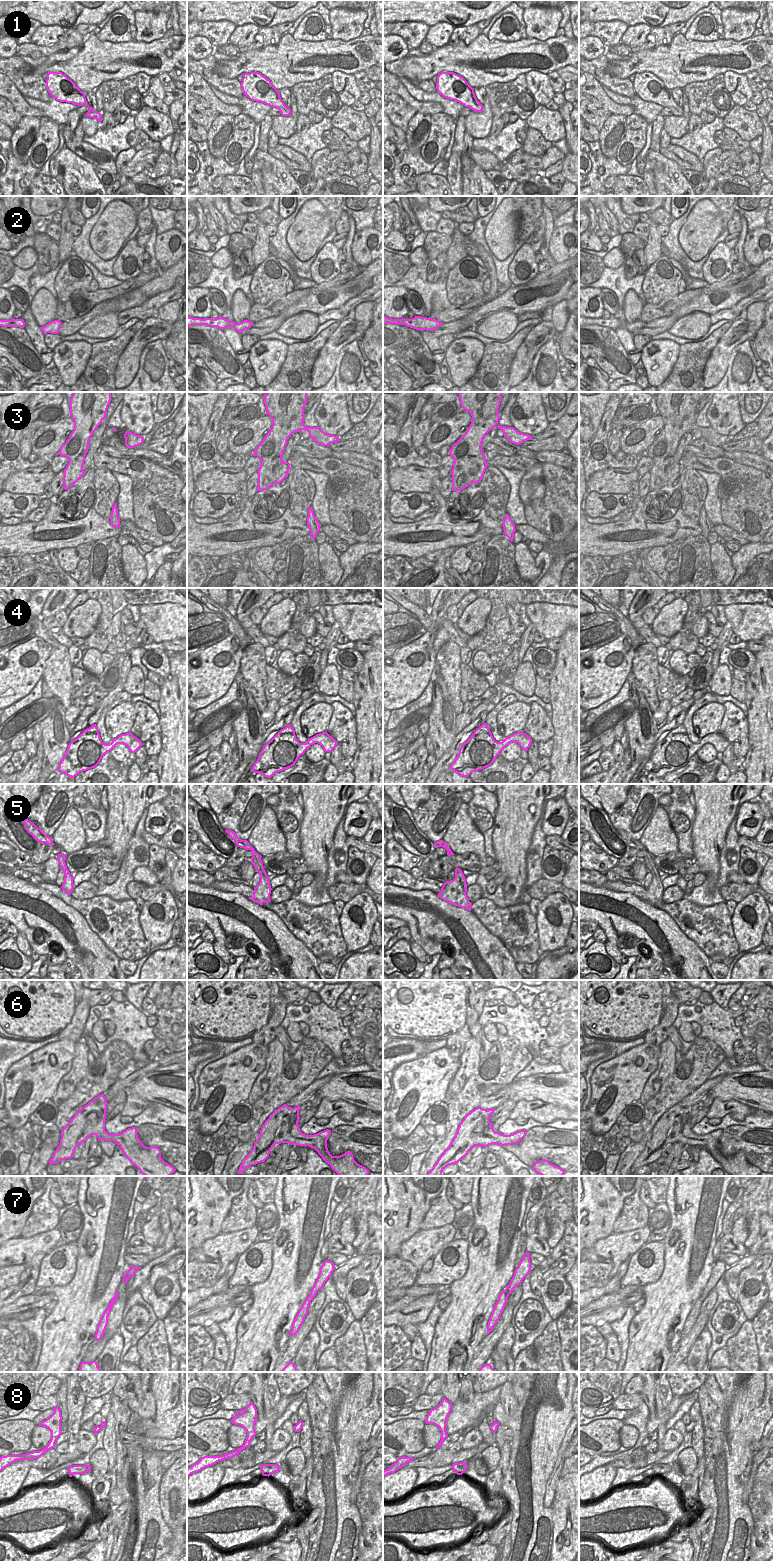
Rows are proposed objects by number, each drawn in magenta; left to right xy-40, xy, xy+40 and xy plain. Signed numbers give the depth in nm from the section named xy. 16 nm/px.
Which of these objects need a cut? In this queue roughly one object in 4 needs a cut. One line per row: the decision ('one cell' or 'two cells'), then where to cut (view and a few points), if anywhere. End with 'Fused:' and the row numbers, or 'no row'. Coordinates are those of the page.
1: one cell | no cut
2: one cell | no cut
3: two cells | xy (302, 423), (299, 431)
4: one cell | no cut
5: one cell | no cut
6: one cell | no cut
7: one cell | no cut
8: one cell | no cut
Fused: 3

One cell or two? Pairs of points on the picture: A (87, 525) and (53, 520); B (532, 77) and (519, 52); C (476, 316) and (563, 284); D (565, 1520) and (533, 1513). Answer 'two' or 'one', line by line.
A: one
B: two
C: one
D: two

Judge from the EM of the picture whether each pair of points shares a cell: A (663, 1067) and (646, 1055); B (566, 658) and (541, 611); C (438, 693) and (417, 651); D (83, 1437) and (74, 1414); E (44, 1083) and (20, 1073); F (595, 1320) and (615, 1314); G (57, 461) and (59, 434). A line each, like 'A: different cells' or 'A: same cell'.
A: different cells
B: different cells
C: different cells
D: different cells
E: same cell
F: same cell
G: different cells

